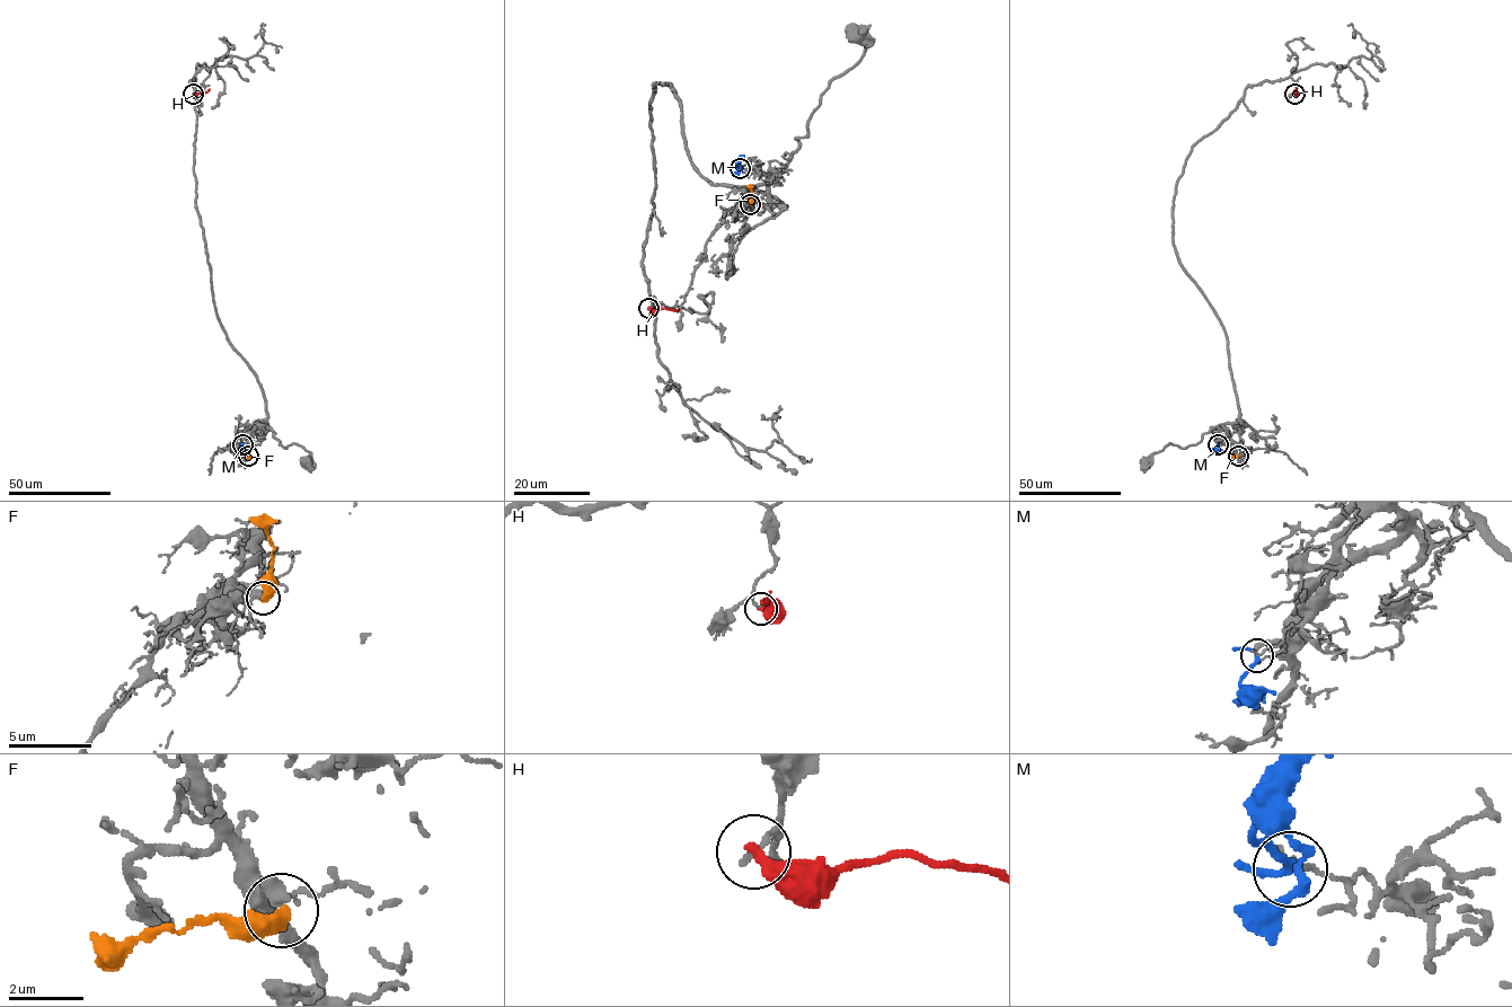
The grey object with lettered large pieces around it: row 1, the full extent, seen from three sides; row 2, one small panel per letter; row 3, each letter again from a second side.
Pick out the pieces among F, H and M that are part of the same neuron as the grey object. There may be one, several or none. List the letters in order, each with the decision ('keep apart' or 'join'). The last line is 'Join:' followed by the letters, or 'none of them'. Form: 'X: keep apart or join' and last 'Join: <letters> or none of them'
F: keep apart
H: keep apart
M: keep apart
Join: none of them

